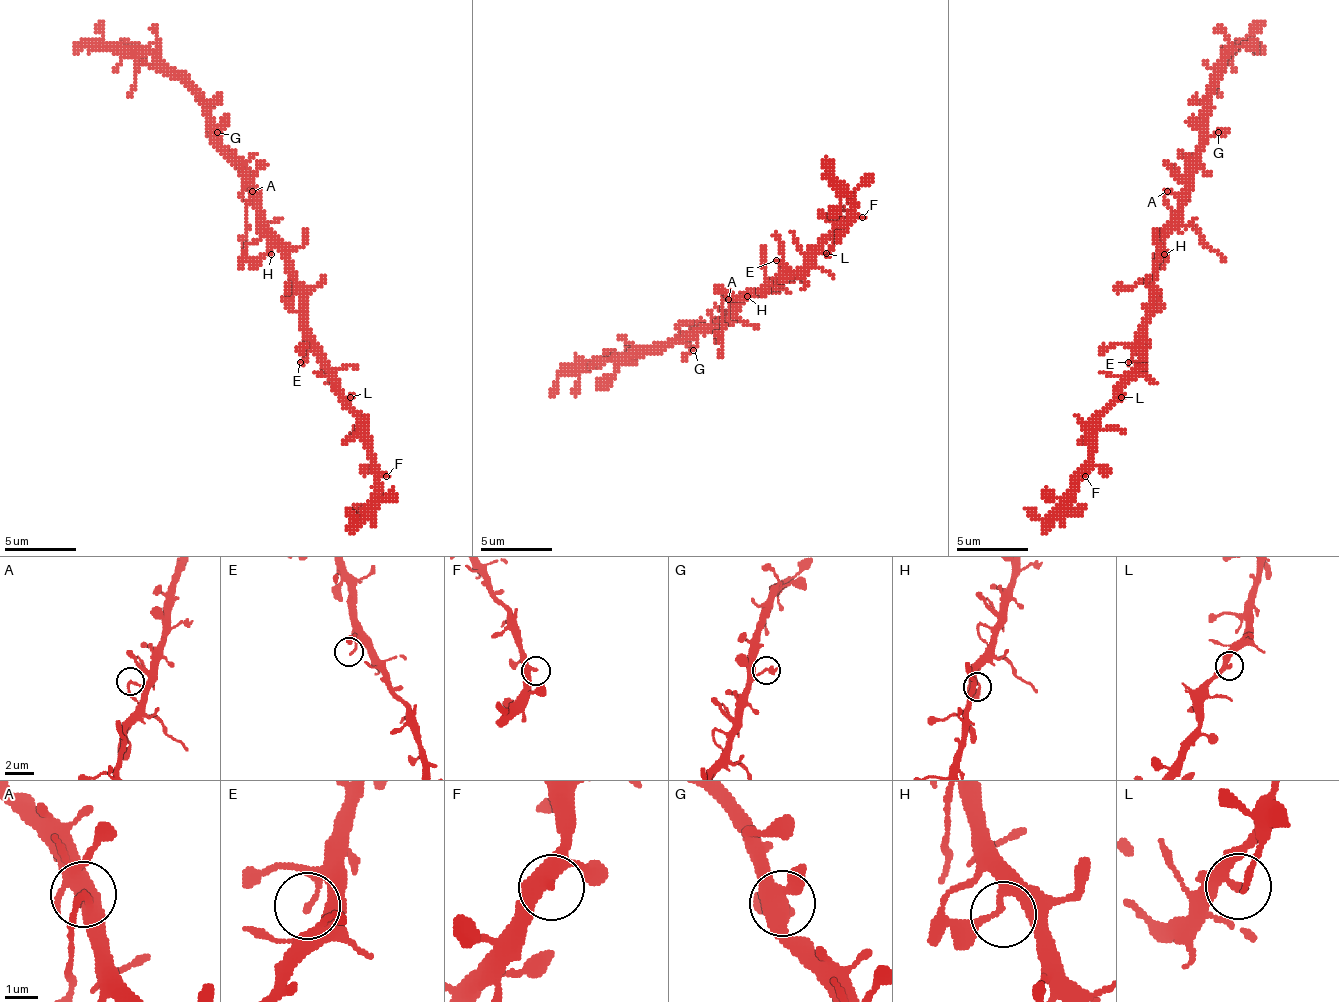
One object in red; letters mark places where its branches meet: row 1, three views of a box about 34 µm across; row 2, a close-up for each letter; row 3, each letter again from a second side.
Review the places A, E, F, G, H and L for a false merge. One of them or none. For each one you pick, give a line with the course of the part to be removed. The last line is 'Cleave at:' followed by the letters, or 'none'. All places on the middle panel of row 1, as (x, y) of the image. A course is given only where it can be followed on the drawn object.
A: Course of the part to remove: (729, 300), (722, 300), (719, 357)
Cleave at: A

